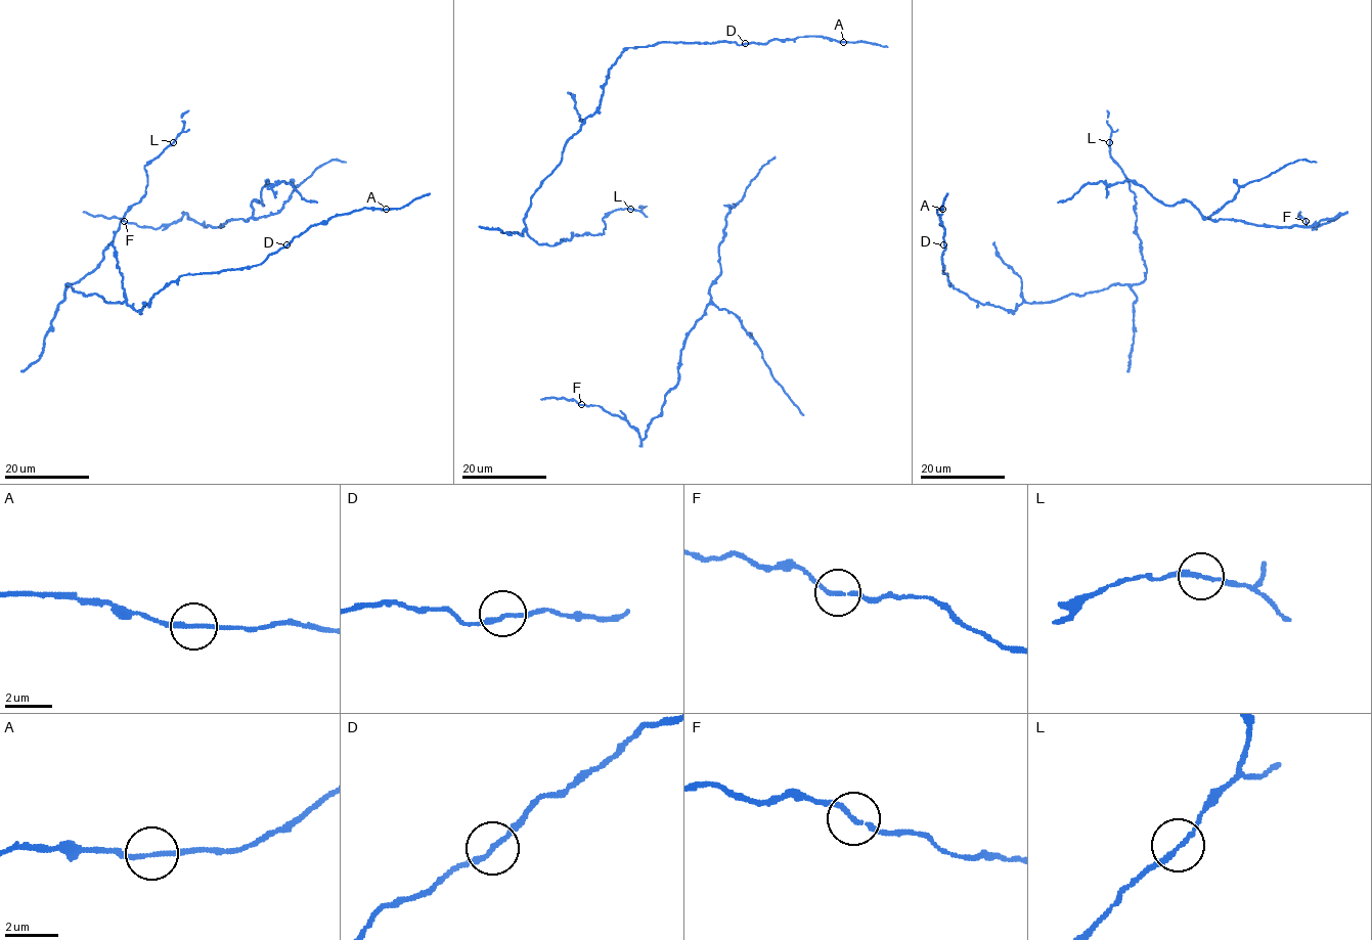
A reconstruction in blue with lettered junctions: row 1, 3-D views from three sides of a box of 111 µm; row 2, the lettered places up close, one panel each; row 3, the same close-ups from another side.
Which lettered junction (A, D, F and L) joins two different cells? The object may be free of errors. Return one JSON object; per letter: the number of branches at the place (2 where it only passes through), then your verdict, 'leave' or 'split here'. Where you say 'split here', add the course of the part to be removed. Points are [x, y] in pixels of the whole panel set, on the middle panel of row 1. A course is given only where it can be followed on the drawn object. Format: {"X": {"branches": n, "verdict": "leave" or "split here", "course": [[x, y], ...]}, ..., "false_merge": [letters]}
{"A": {"branches": 2, "verdict": "leave"}, "D": {"branches": 2, "verdict": "leave"}, "F": {"branches": 2, "verdict": "leave"}, "L": {"branches": 2, "verdict": "leave"}, "false_merge": []}

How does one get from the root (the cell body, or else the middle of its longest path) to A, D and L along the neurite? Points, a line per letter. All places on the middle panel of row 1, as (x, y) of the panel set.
A: (577, 233), (538, 244), (525, 213), (627, 48), (843, 42)
D: (577, 233), (538, 244), (525, 213), (600, 105), (616, 58), (661, 42), (745, 43)
L: (577, 233), (602, 233), (605, 217), (620, 209), (630, 209)

